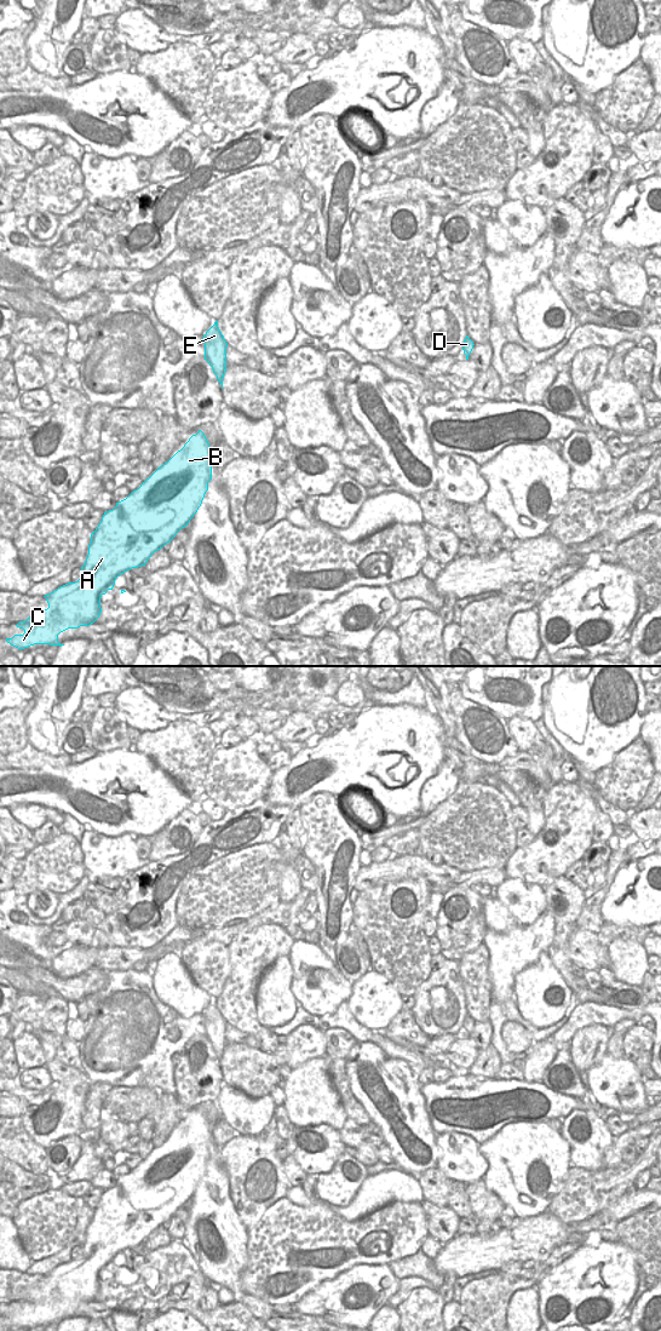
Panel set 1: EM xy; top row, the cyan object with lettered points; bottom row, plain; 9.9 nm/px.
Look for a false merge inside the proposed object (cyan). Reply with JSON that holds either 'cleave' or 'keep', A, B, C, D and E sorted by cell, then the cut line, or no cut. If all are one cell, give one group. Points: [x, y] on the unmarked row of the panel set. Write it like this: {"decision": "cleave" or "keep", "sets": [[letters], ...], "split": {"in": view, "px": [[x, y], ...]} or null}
{"decision": "cleave", "sets": [["A", "B", "C", "D"], ["E"]], "split": {"in": "xy", "px": [[212, 1045], [216, 1045], [223, 1053]]}}

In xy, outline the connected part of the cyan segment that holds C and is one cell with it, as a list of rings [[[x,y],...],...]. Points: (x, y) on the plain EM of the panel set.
[[[199,1108],[138,1168],[116,1181],[113,1188],[104,1191],[100,1201],[91,1212],[88,1233],[81,1245],[80,1257],[45,1273],[48,1286],[41,1287],[25,1300],[19,1300],[16,1304],[23,1307],[24,1312],[6,1316],[6,1320],[18,1327],[34,1323],[62,1325],[64,1323],[58,1320],[61,1310],[93,1302],[102,1291],[100,1275],[108,1268],[113,1268],[116,1256],[132,1246],[145,1244],[151,1233],[171,1221],[197,1191],[212,1158],[209,1130],[208,1119]]]

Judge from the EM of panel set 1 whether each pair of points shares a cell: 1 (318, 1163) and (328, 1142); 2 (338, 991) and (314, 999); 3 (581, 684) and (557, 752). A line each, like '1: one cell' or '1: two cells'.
1: one cell
2: one cell
3: two cells

